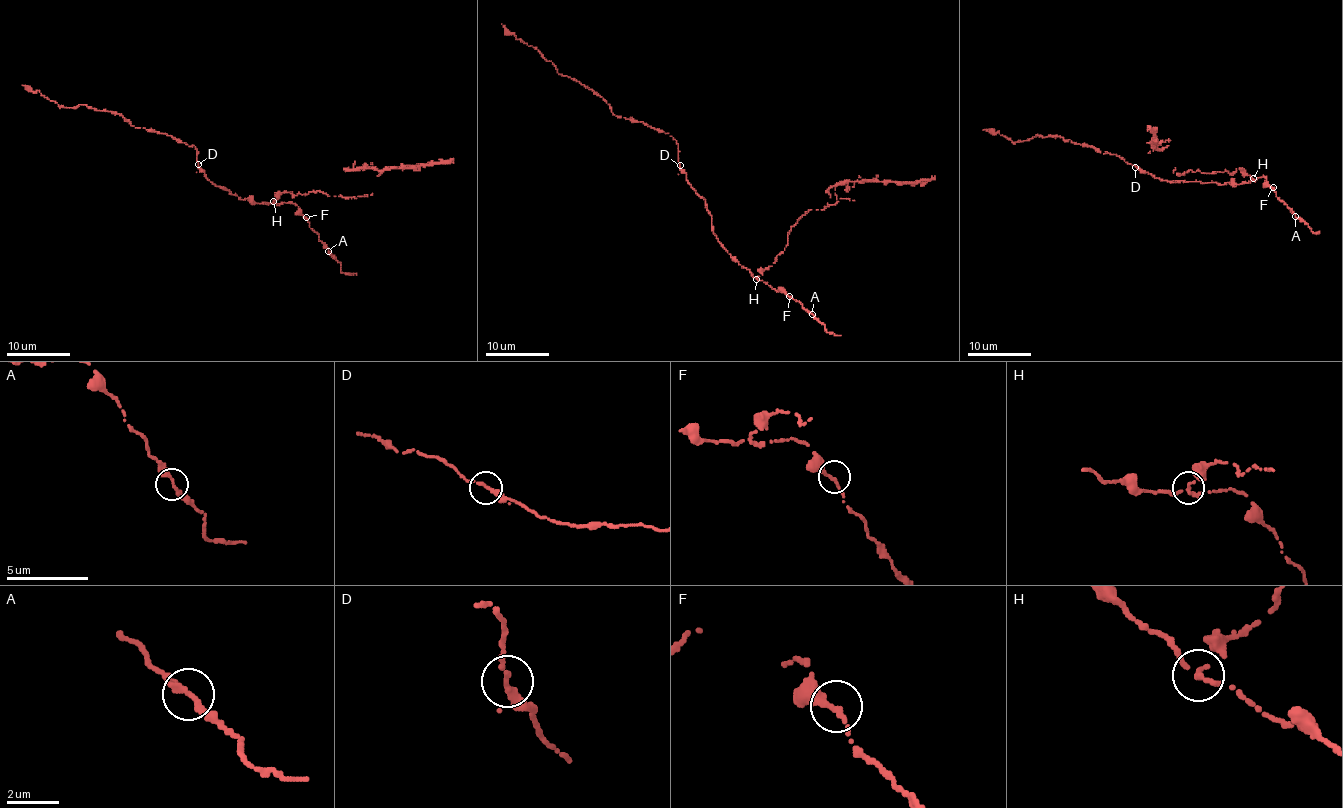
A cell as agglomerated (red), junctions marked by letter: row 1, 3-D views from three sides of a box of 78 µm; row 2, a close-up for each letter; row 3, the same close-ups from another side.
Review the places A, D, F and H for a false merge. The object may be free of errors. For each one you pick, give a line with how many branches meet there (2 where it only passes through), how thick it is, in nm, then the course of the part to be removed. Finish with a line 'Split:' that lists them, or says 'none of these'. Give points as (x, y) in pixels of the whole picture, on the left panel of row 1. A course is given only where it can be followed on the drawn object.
H: branches 2; calibre 220 nm; course (273, 202), (283, 193), (294, 196), (320, 190), (329, 196), (353, 197), (372, 193)
Split: H

